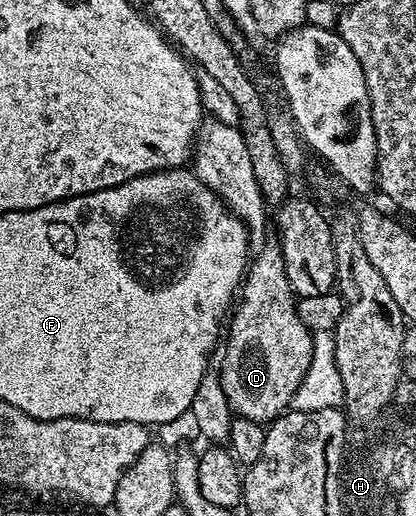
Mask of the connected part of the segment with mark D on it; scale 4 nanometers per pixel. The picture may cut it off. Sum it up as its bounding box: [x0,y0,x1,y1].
[218,245,314,424]

